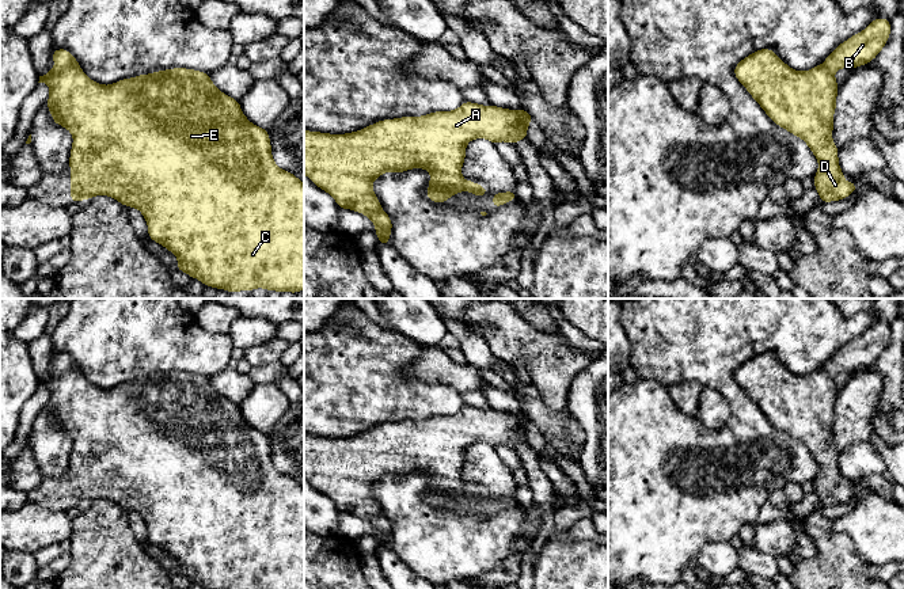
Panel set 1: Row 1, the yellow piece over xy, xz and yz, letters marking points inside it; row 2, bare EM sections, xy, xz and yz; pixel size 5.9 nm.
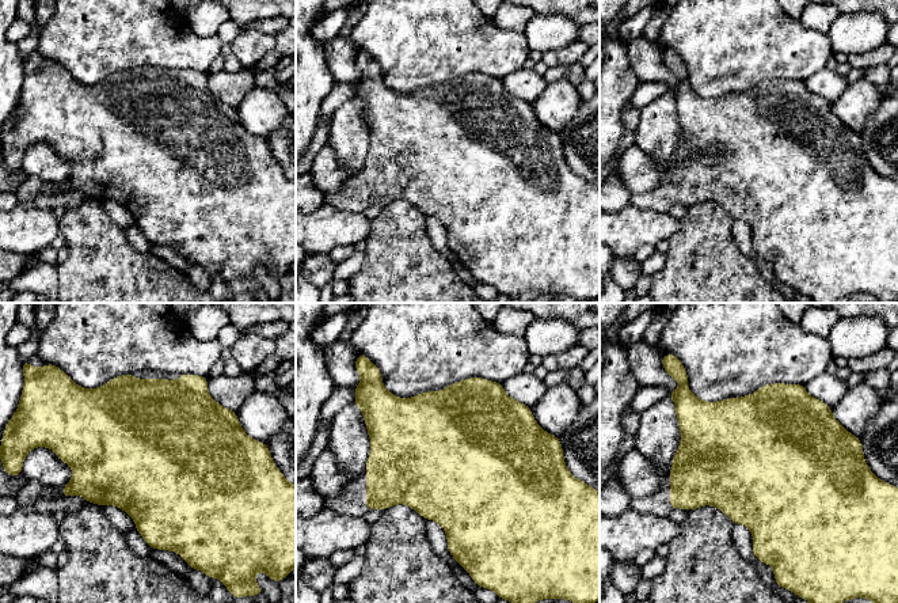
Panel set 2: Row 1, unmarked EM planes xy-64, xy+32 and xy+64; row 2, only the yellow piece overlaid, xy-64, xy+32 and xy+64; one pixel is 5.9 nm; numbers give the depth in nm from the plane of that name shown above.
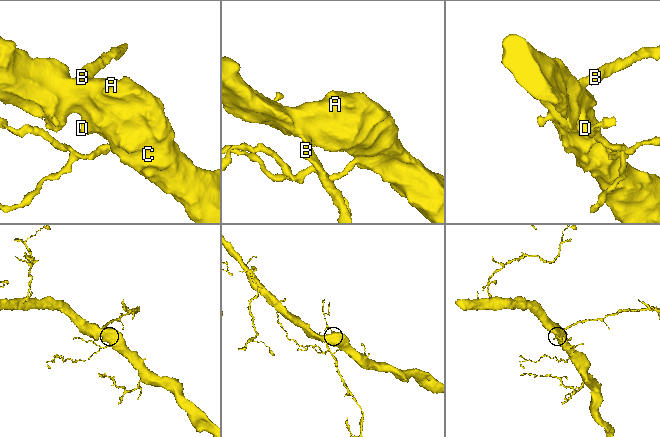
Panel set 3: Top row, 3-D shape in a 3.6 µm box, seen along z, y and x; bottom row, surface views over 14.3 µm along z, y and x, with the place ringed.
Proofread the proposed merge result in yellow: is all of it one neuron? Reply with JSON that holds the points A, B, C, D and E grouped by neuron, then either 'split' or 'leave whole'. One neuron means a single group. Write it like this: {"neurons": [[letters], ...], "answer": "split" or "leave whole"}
{"neurons": [["A", "B", "C", "D", "E"]], "answer": "leave whole"}

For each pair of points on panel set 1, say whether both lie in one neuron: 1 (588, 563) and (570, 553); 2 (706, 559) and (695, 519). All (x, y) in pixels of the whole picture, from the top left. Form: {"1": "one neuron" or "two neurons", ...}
{"1": "one neuron", "2": "two neurons"}

